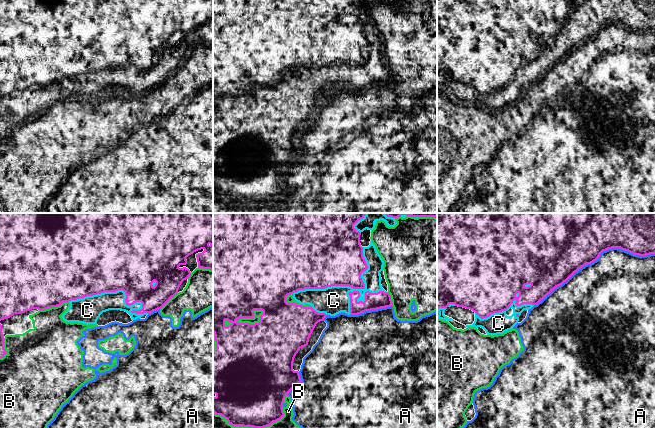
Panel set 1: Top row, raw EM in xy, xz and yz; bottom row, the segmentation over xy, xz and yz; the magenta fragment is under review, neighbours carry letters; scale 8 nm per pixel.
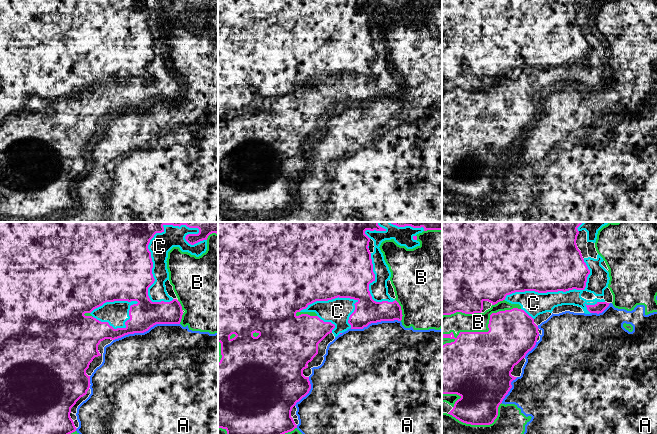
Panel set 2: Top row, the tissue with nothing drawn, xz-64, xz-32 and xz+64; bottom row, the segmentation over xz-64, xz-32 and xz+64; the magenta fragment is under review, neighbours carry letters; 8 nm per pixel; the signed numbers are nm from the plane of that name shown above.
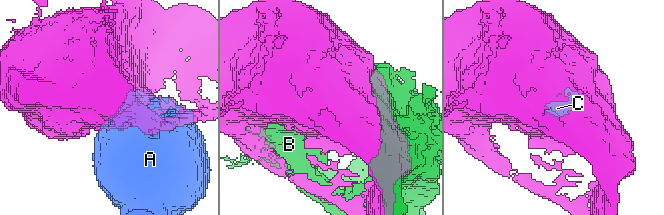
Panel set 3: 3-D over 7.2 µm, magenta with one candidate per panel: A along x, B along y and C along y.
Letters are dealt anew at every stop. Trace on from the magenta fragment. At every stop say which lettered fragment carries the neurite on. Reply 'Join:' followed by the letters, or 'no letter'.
Join: C

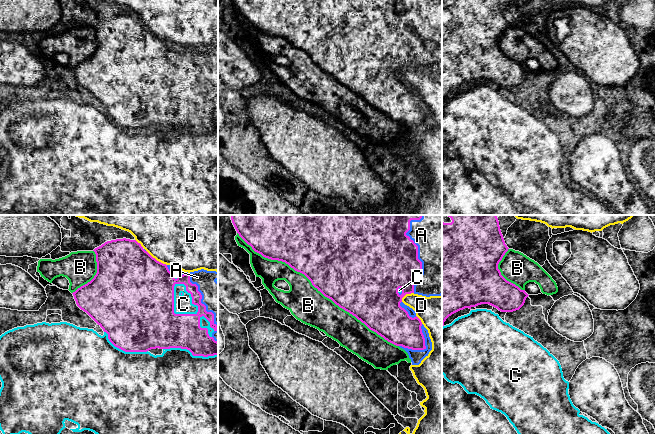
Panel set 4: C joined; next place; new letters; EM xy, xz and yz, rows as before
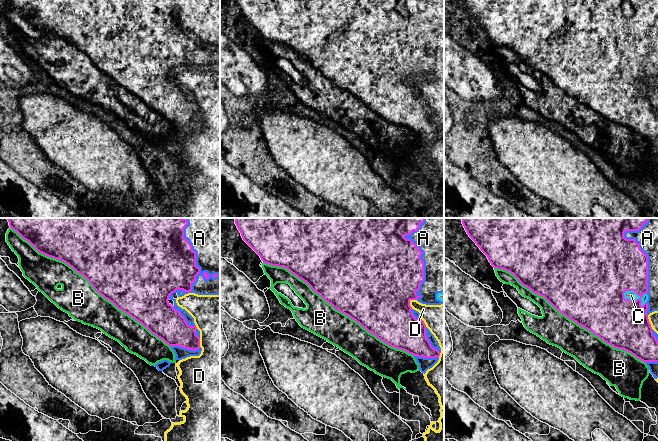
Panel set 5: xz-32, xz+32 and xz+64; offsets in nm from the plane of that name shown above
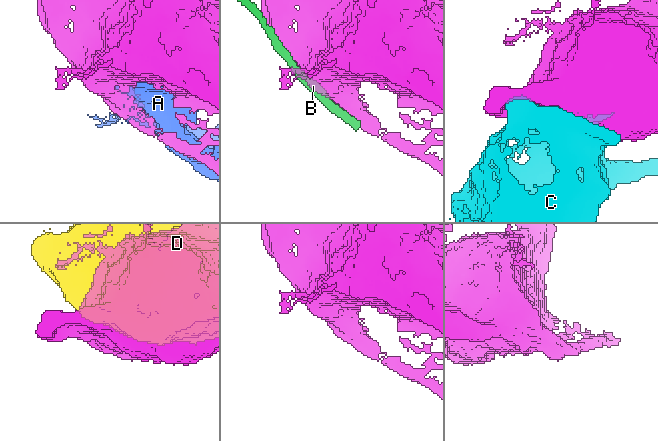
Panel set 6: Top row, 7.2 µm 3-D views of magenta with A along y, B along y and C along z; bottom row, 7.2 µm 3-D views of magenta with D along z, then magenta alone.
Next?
Join: no letter

